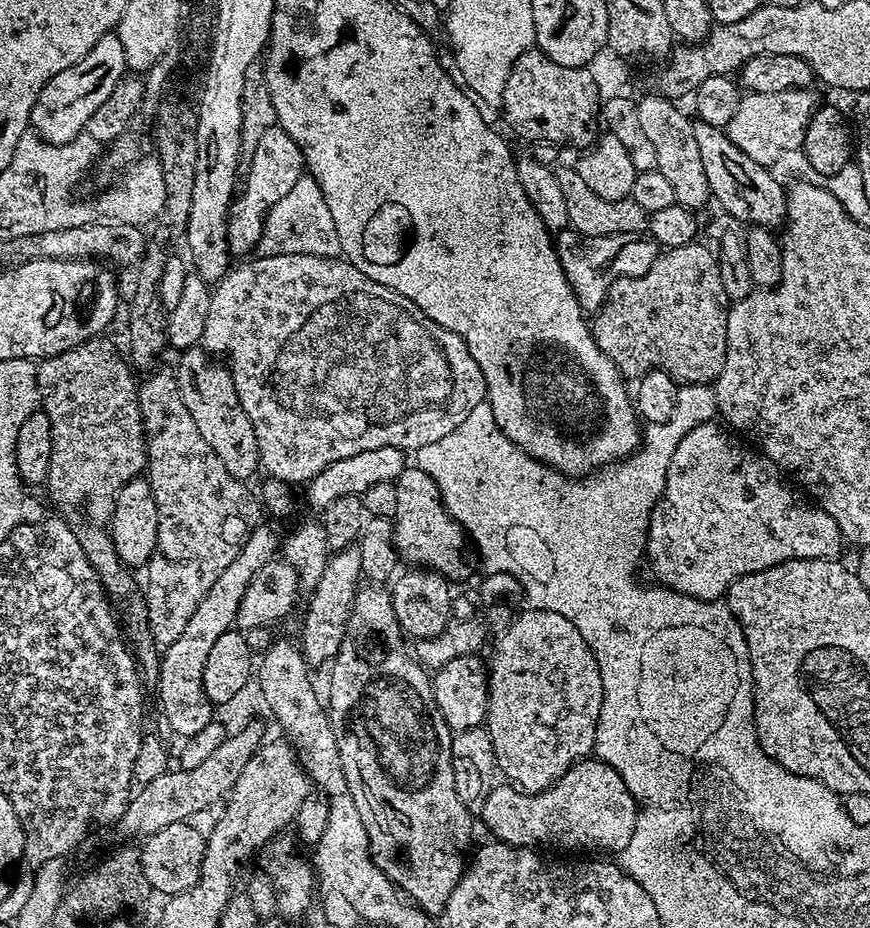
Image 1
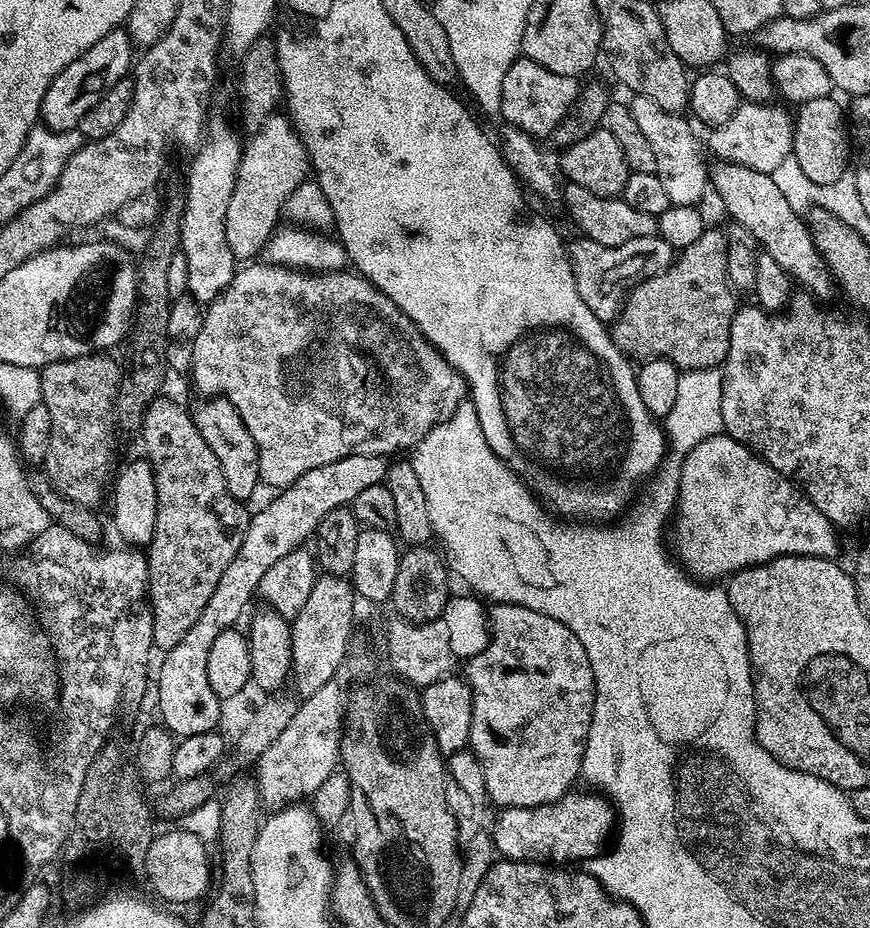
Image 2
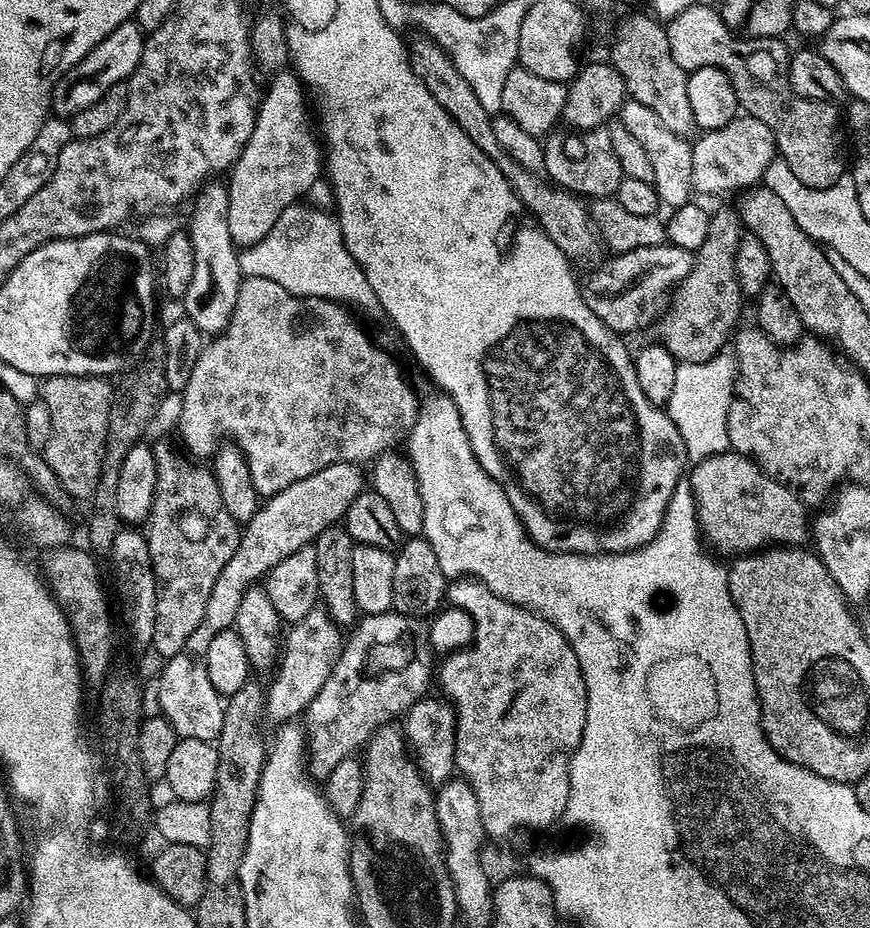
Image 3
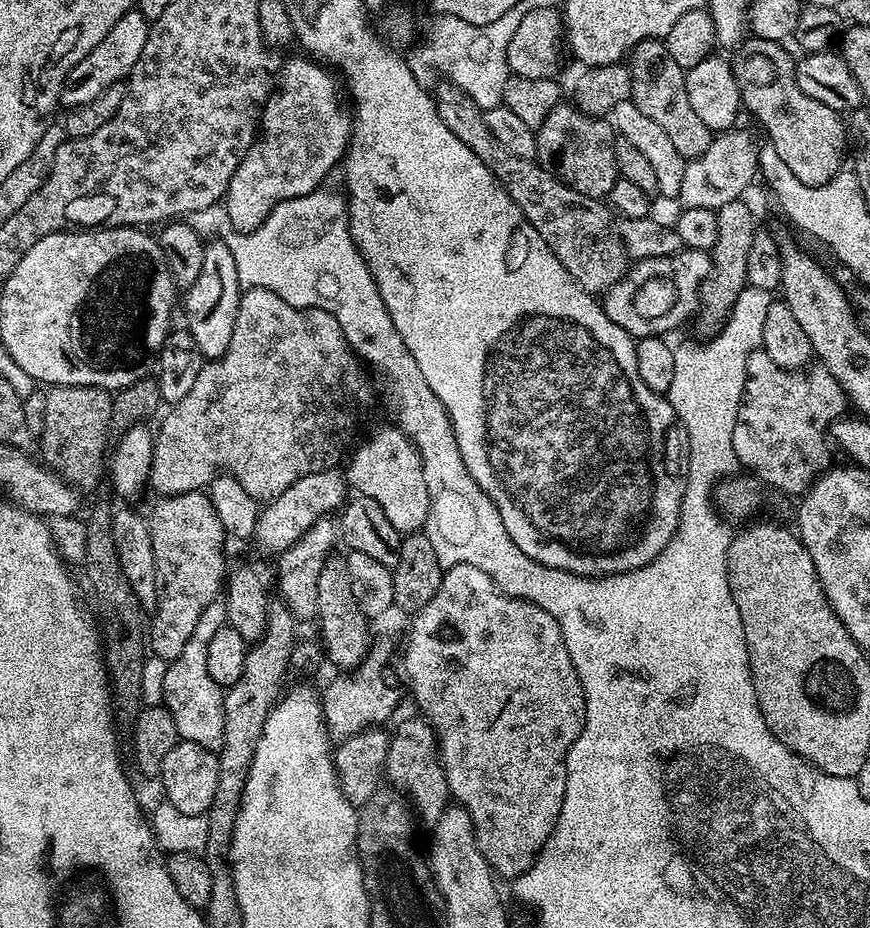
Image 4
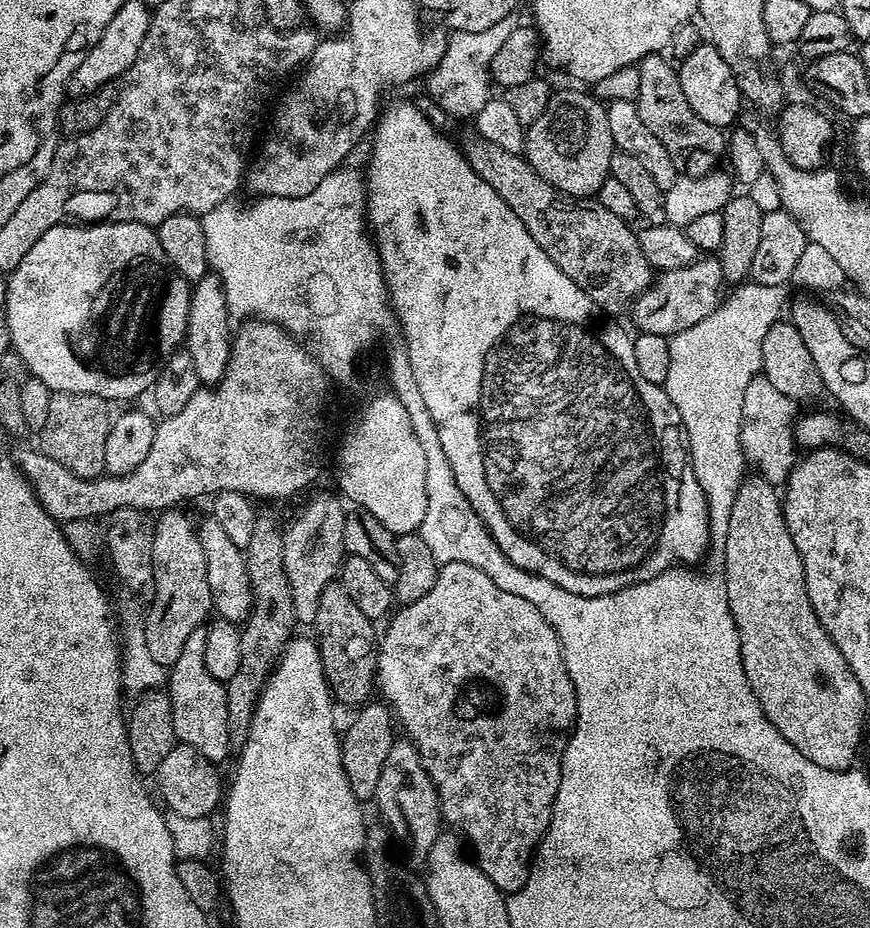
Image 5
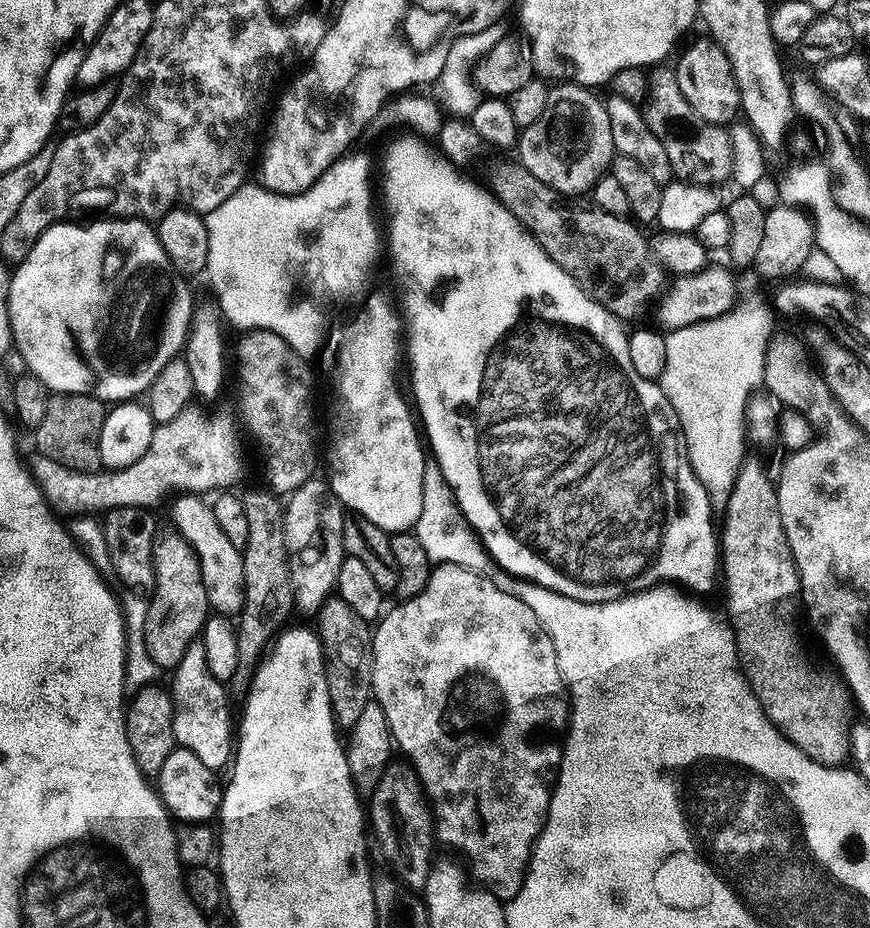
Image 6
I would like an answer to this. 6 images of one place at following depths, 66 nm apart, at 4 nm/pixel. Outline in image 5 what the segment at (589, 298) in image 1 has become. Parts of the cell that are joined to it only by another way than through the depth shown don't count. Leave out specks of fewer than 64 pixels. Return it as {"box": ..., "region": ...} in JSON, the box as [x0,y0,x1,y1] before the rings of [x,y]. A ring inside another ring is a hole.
{"box":[630,258,726,337],"region":[[[697,258],[685,268],[670,268],[659,273],[650,291],[637,296],[630,305],[632,320],[640,332],[674,337],[682,330],[702,322],[722,303],[720,291],[726,288],[724,268],[716,258]]]}

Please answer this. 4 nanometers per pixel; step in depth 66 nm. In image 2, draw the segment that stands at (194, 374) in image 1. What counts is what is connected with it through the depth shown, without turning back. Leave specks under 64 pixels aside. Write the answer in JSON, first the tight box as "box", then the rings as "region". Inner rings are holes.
{"box":[194,398,261,502],"region":[[[208,398],[194,411],[196,428],[202,434],[206,446],[214,450],[214,458],[218,458],[218,466],[222,466],[222,478],[226,478],[226,490],[230,490],[233,498],[241,502],[256,492],[256,484],[261,483],[260,467],[258,466],[258,446],[254,446],[254,438],[250,430],[242,422],[238,410],[223,398]]]}

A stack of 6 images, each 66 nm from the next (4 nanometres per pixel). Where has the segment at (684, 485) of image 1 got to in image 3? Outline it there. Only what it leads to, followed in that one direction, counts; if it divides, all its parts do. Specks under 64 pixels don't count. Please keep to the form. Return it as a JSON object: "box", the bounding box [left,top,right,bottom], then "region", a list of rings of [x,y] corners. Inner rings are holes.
{"box":[690,450,810,554],"region":[[[729,450],[708,456],[693,468],[696,469],[692,472],[690,483],[696,499],[696,521],[700,524],[701,537],[717,553],[747,554],[769,546],[800,546],[809,539],[810,512],[804,501],[782,482],[767,476],[750,457]]]}

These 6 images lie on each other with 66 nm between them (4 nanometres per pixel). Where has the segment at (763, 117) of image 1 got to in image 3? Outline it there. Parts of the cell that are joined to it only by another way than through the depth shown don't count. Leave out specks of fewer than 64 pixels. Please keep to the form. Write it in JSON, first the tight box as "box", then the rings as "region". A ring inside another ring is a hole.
{"box":[692,114,776,196],"region":[[[747,114],[737,115],[736,119],[726,126],[695,137],[692,144],[693,189],[697,193],[705,192],[708,196],[720,196],[723,192],[739,193],[759,185],[764,179],[766,166],[776,155],[776,140],[772,131],[762,122],[758,122],[758,118]]]}

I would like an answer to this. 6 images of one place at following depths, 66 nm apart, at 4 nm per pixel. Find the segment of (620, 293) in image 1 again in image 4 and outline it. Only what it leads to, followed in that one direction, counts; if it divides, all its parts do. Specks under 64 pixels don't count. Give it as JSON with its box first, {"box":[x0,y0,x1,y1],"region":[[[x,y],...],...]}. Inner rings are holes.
{"box":[694,198,758,338],"region":[[[741,198],[734,202],[726,202],[726,206],[716,209],[718,214],[718,240],[714,242],[712,251],[712,272],[704,280],[700,288],[700,306],[694,325],[701,332],[701,337],[711,338],[724,327],[725,320],[732,313],[736,299],[741,290],[748,284],[746,274],[746,258],[750,258],[750,242],[758,231],[756,216],[747,204],[747,199]]]}

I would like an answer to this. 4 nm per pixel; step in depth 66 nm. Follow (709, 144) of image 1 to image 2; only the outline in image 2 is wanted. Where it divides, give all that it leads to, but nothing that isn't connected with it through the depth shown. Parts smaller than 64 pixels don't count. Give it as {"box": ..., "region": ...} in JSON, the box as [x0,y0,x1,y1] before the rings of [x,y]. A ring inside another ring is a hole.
{"box":[710,162,834,302],"region":[[[716,162],[710,168],[710,184],[714,192],[720,195],[725,210],[732,215],[731,219],[746,226],[746,230],[754,234],[757,245],[770,254],[770,258],[774,258],[774,262],[778,262],[778,266],[799,287],[801,284],[808,291],[805,293],[820,302],[831,296],[832,288],[834,292],[832,273],[812,241],[811,227],[800,221],[803,220],[801,213],[795,212],[790,202],[786,202],[782,190],[774,186],[774,178],[769,173],[747,168],[744,164]]]}

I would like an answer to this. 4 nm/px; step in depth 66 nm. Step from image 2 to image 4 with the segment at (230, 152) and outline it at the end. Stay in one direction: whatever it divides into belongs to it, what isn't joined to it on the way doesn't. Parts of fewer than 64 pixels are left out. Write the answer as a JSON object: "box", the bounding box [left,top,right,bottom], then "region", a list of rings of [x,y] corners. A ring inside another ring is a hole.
{"box":[182,243,242,361],"region":[[[209,243],[202,258],[202,274],[194,281],[182,296],[182,312],[186,330],[194,338],[198,350],[205,361],[216,360],[226,354],[226,346],[230,346],[230,338],[234,338],[234,322],[238,314],[242,289],[238,282],[238,270],[234,270],[234,258],[230,254],[227,243]]]}

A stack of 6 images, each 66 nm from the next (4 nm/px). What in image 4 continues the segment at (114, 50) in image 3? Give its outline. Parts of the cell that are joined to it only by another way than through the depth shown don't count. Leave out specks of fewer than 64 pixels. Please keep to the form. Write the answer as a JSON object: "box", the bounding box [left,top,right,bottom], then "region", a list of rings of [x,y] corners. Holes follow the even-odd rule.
{"box":[60,10,150,109],"region":[[[138,10],[122,14],[122,18],[118,18],[118,22],[110,26],[110,34],[106,34],[106,38],[102,38],[102,42],[91,48],[86,58],[82,58],[82,62],[78,62],[70,70],[70,74],[66,74],[66,78],[60,83],[60,104],[65,109],[86,106],[86,102],[98,98],[98,94],[102,94],[106,86],[127,81],[142,54],[142,46],[146,46],[149,27],[150,21]]]}

